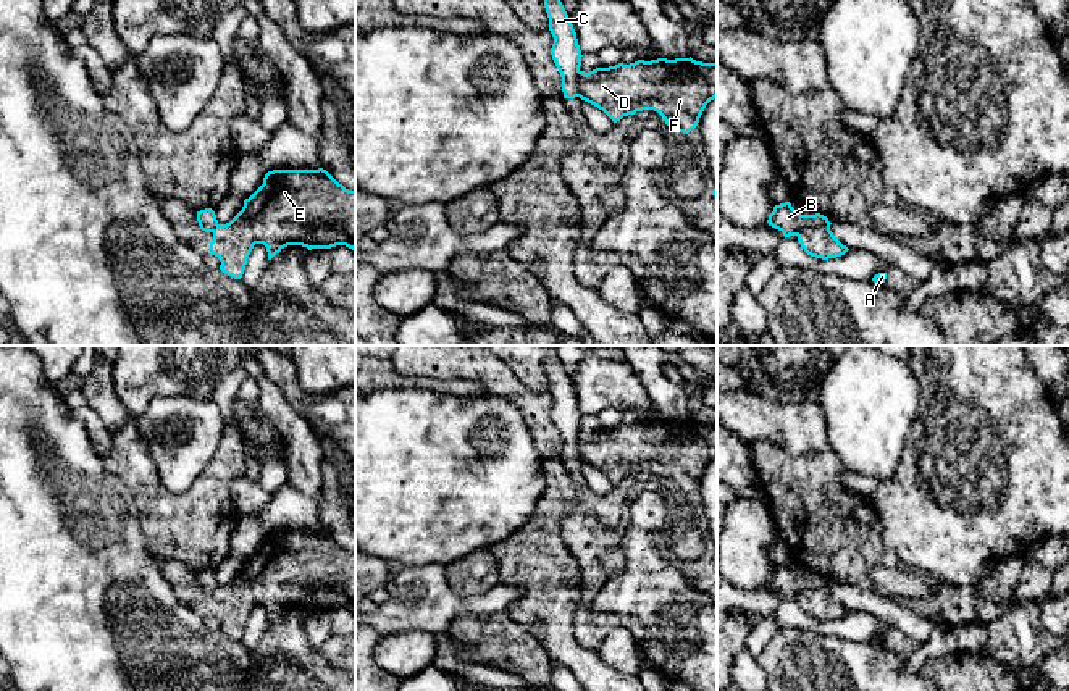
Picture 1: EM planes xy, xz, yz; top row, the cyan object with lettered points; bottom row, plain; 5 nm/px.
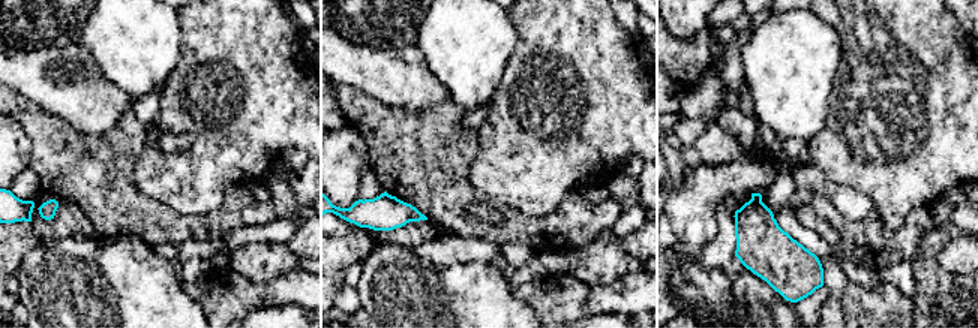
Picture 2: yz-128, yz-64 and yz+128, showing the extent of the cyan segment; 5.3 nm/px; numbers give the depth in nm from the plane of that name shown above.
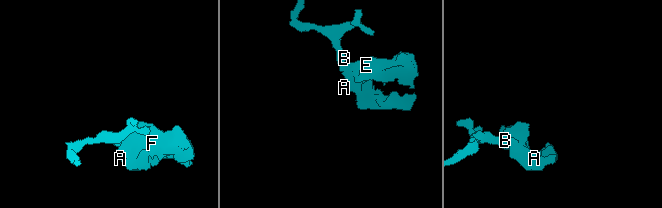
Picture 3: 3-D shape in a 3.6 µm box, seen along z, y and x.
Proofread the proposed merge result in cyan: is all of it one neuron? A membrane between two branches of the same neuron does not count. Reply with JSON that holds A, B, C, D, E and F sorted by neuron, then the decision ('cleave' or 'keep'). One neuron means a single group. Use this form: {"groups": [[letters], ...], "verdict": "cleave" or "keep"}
{"groups": [["A", "D", "E", "F"], ["B", "C"]], "verdict": "cleave"}

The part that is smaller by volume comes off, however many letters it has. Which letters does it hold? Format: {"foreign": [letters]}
{"foreign": ["A", "D", "E", "F"]}

